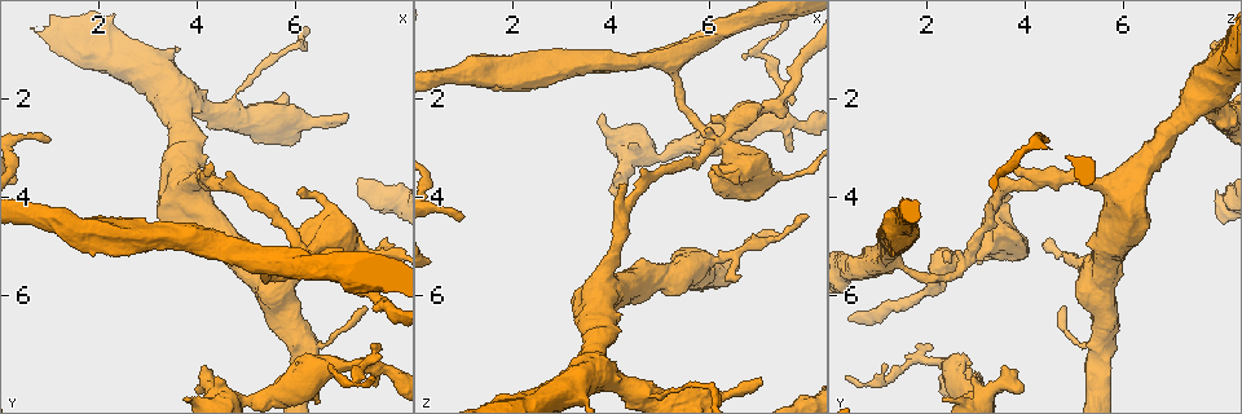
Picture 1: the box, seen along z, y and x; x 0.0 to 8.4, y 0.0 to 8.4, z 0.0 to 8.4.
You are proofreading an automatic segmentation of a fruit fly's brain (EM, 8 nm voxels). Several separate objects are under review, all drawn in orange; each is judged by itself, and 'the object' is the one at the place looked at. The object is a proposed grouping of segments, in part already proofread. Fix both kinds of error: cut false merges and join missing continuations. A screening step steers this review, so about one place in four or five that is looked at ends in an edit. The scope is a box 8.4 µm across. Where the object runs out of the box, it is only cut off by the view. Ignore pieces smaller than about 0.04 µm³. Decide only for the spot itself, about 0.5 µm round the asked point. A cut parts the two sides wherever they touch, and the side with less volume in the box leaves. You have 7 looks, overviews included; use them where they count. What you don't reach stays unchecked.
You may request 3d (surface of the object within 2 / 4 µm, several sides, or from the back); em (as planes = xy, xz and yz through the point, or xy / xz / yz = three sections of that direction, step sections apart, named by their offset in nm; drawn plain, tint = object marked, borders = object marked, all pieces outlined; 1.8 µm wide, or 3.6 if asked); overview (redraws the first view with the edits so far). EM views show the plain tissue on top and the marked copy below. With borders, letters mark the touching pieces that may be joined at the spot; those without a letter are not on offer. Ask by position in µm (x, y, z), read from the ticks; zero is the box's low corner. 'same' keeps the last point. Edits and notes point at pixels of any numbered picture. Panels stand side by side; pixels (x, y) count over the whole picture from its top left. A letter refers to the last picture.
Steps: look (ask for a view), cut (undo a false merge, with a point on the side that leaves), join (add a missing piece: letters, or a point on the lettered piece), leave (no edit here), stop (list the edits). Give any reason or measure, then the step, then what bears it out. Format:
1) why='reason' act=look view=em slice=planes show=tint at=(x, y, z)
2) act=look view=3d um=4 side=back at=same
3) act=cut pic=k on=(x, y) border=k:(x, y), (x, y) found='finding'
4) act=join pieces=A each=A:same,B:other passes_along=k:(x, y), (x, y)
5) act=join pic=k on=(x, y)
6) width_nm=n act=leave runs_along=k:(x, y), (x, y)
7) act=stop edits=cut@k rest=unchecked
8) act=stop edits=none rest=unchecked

why='an open end' act=look view=3d um=4 at=(4.30, 3.40, 3.80)

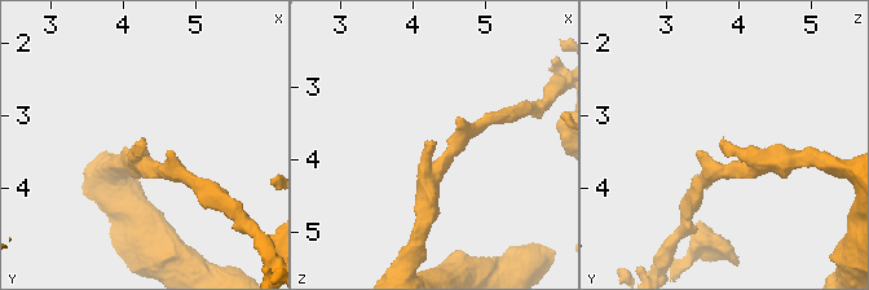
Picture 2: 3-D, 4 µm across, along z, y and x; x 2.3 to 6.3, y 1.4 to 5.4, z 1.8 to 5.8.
why='now the EM' act=look view=em um=3.6 slice=planes show=borders at=(4.35, 3.45, 3.75)

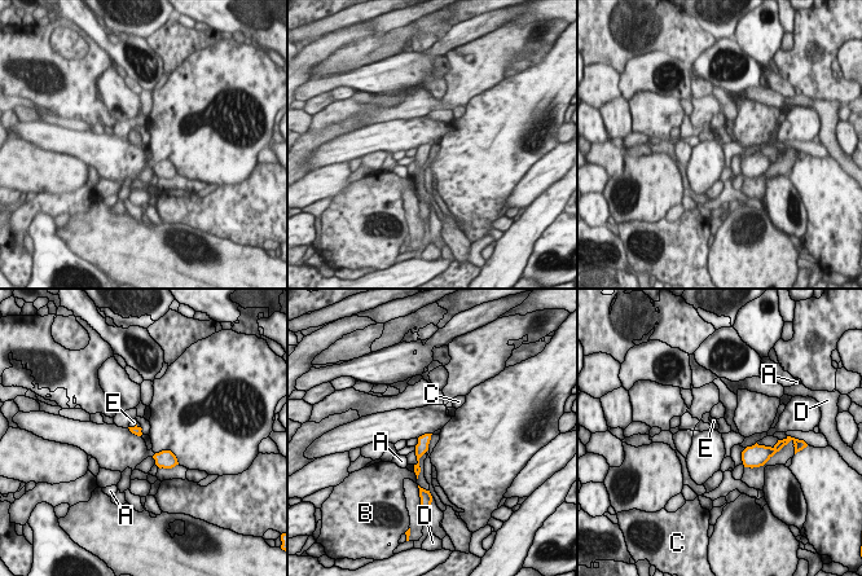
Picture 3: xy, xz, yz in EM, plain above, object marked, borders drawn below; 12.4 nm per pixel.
longest_contact=E:140nm act=join pieces=E each=A:other,B:other,C:other,D:other,E:same found='the neuron continues'

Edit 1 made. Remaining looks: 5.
act=look view=em slice=yz step=16 show=borders at=(6.20, 5.10, 2.90)

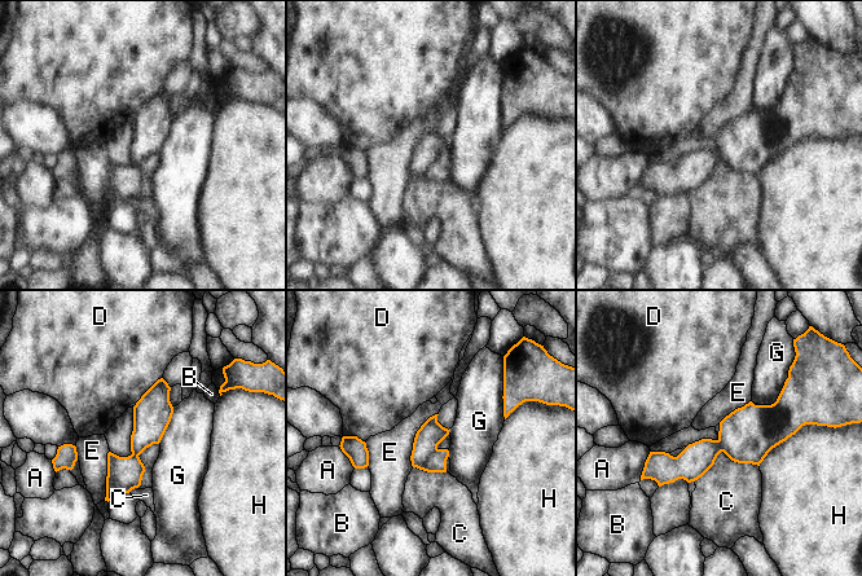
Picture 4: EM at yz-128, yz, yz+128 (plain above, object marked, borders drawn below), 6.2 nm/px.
width_nm=190 act=cut pic=4 on=(436, 462) each=A:other,B:other,C:other,D:other,E:other,G:other,H:other found='two neurons meet here'

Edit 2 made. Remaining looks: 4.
why='redraw' act=look view=overview

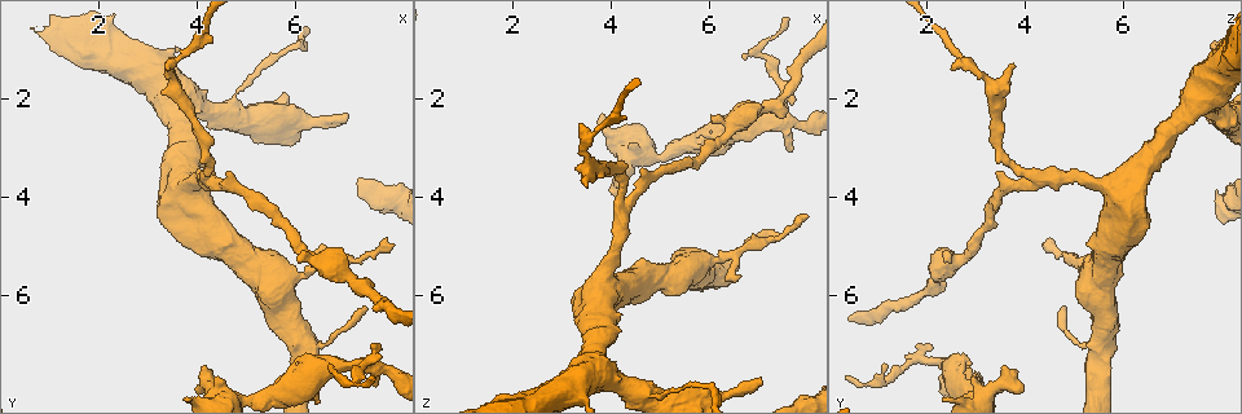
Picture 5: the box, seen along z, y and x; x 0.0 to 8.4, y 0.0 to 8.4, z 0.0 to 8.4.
why='branch stops here' act=look view=em slice=planes show=borders at=(7.65, 7.75, 3.10)

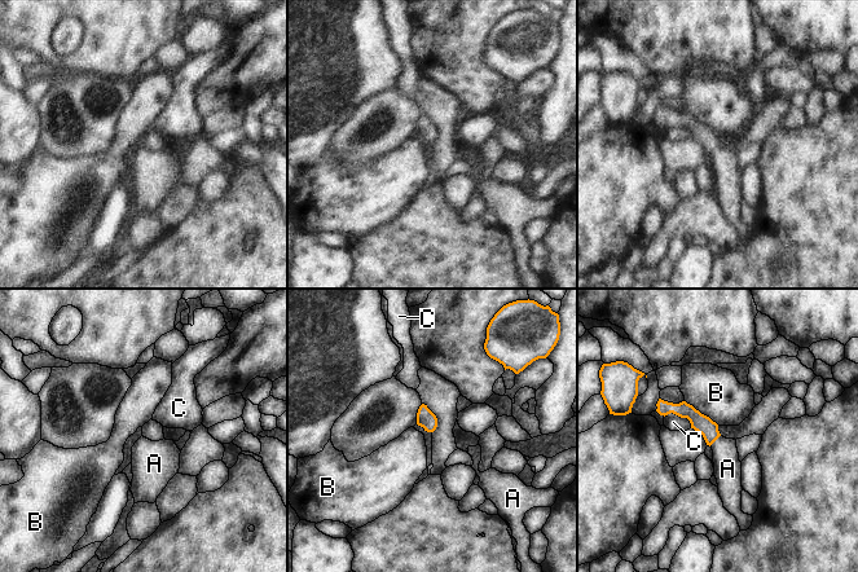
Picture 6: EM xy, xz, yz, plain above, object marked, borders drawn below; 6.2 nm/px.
act=join pieces=A each=A:same,B:other,C:other found='it goes on there'

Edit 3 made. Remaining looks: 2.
act=stop edits=join@3,cut@4,join@6 rest=unchecked

